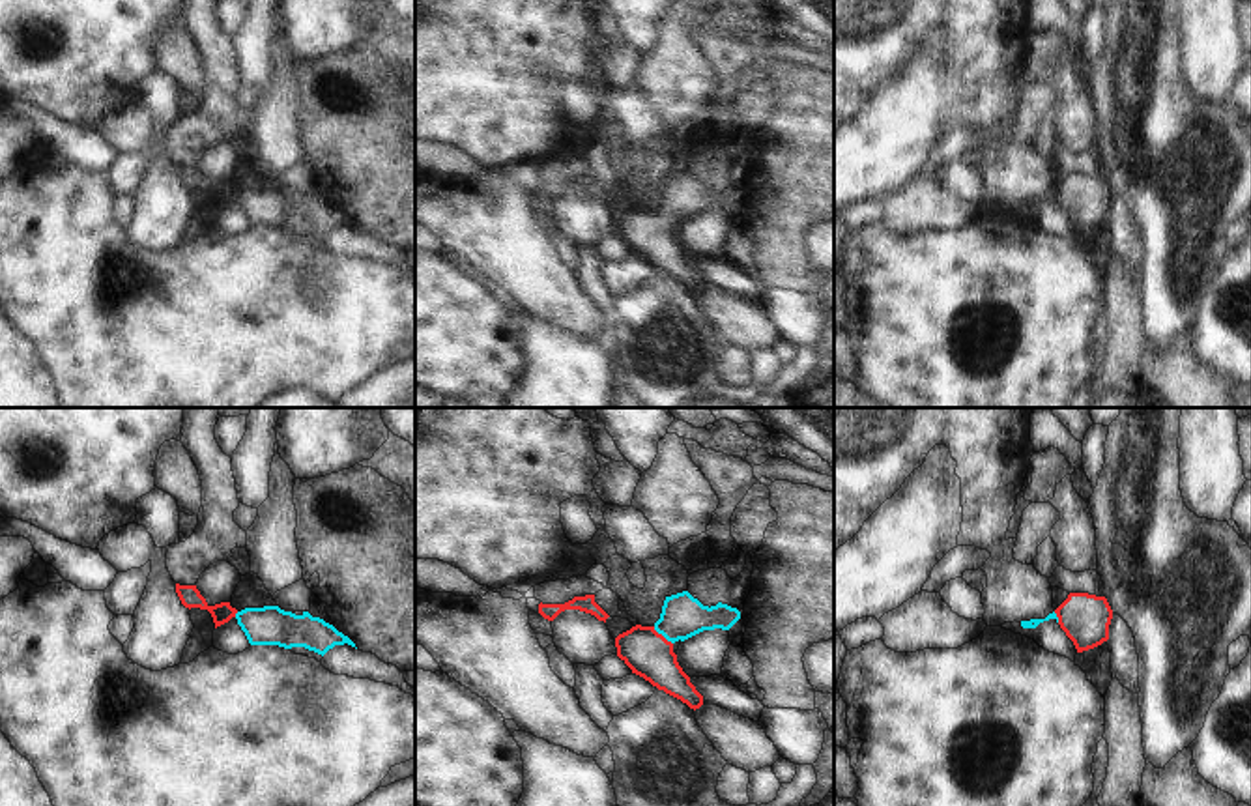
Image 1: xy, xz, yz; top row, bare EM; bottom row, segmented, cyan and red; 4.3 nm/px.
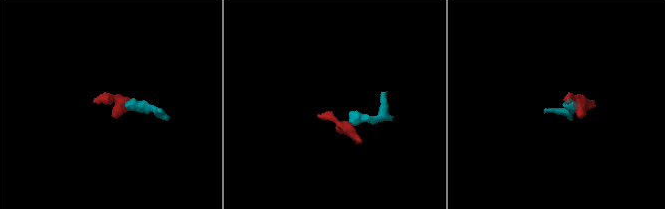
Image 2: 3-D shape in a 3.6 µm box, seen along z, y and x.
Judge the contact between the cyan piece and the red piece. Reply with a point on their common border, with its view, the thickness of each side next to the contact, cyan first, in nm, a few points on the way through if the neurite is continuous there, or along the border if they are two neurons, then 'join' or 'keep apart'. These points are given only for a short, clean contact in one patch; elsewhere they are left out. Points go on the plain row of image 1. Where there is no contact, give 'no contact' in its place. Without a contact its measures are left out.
meets cyan in xz at (662, 215); 190 nm thick on the cyan side, 200 nm on the other; runs through xz (683, 197), (662, 215), (647, 234); join

